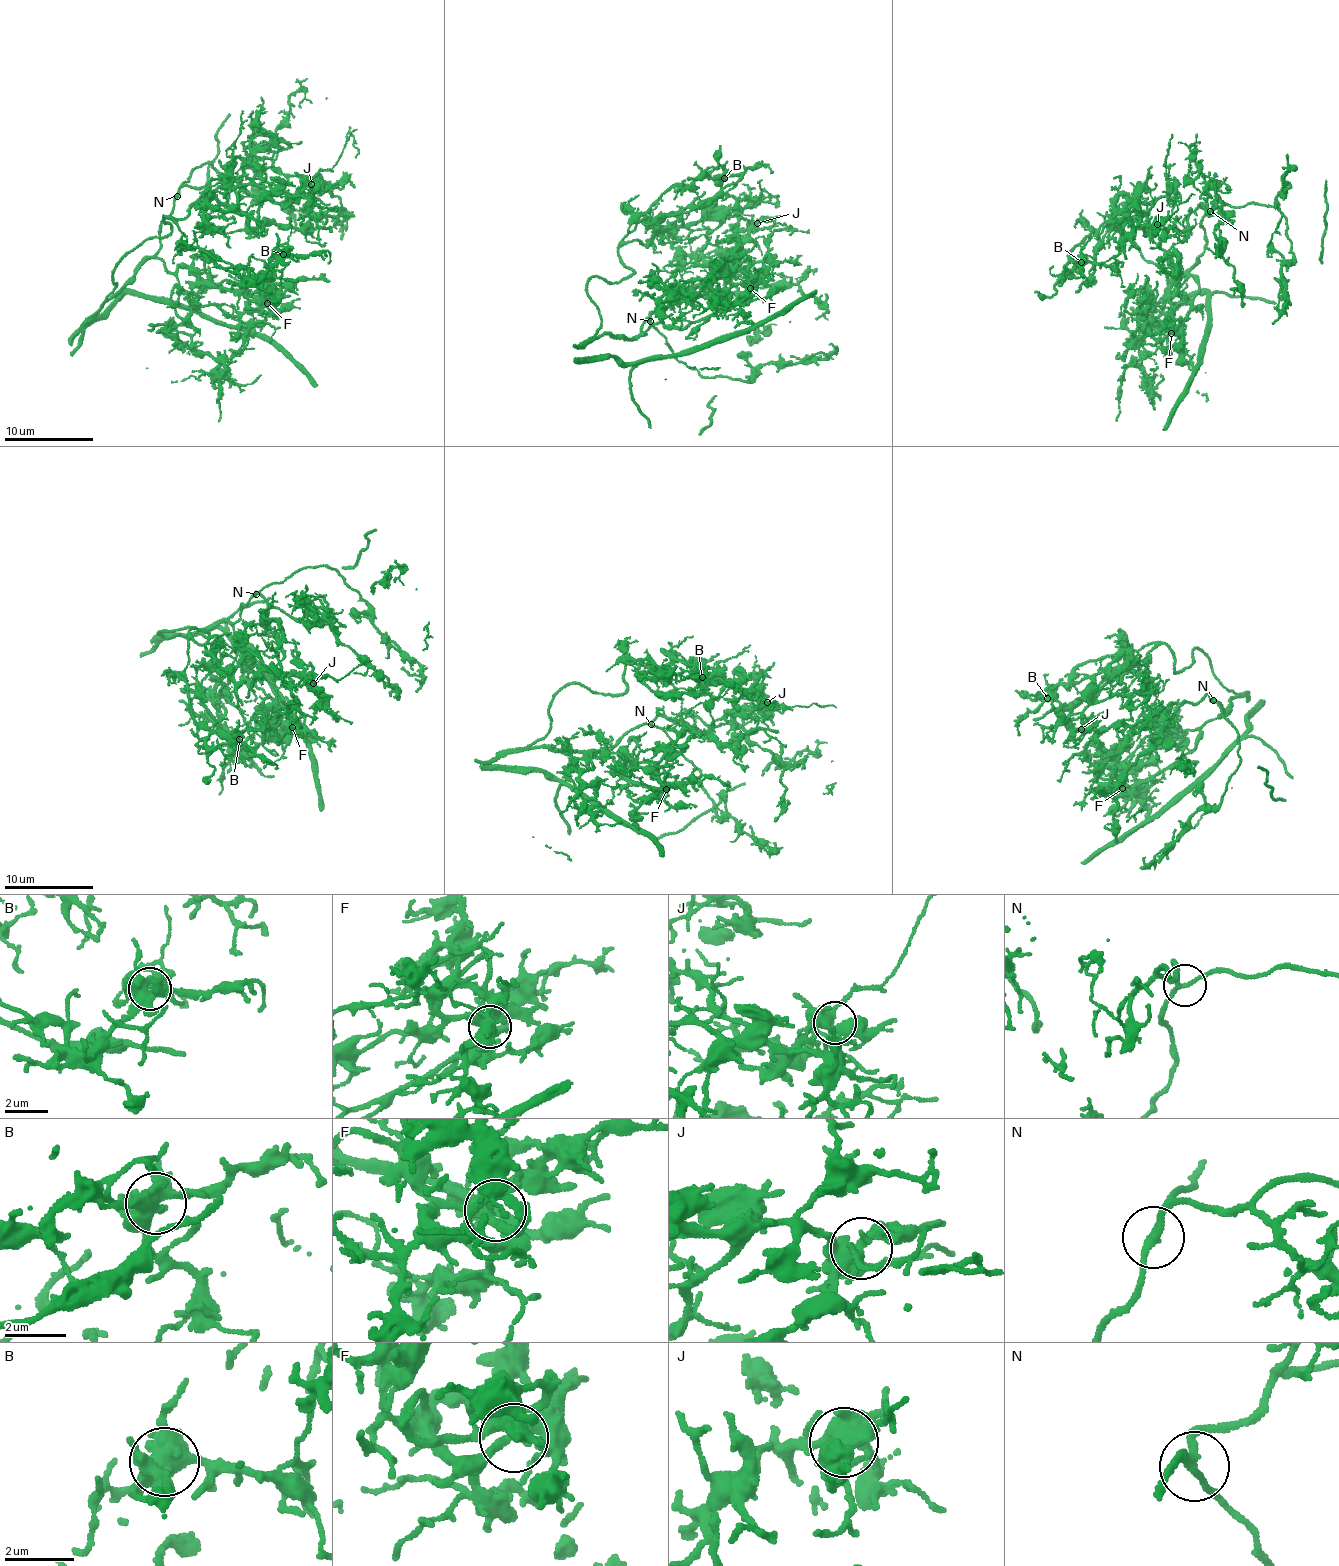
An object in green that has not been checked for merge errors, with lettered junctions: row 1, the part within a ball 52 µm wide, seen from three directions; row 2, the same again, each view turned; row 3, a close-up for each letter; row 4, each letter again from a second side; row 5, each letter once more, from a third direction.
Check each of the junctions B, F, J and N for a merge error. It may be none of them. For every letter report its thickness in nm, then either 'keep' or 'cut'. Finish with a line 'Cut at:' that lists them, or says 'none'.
B: calibre 550 nm; keep
F: calibre 400 nm; keep
J: calibre 440 nm; keep
N: calibre 190 nm; keep
Cut at: none

